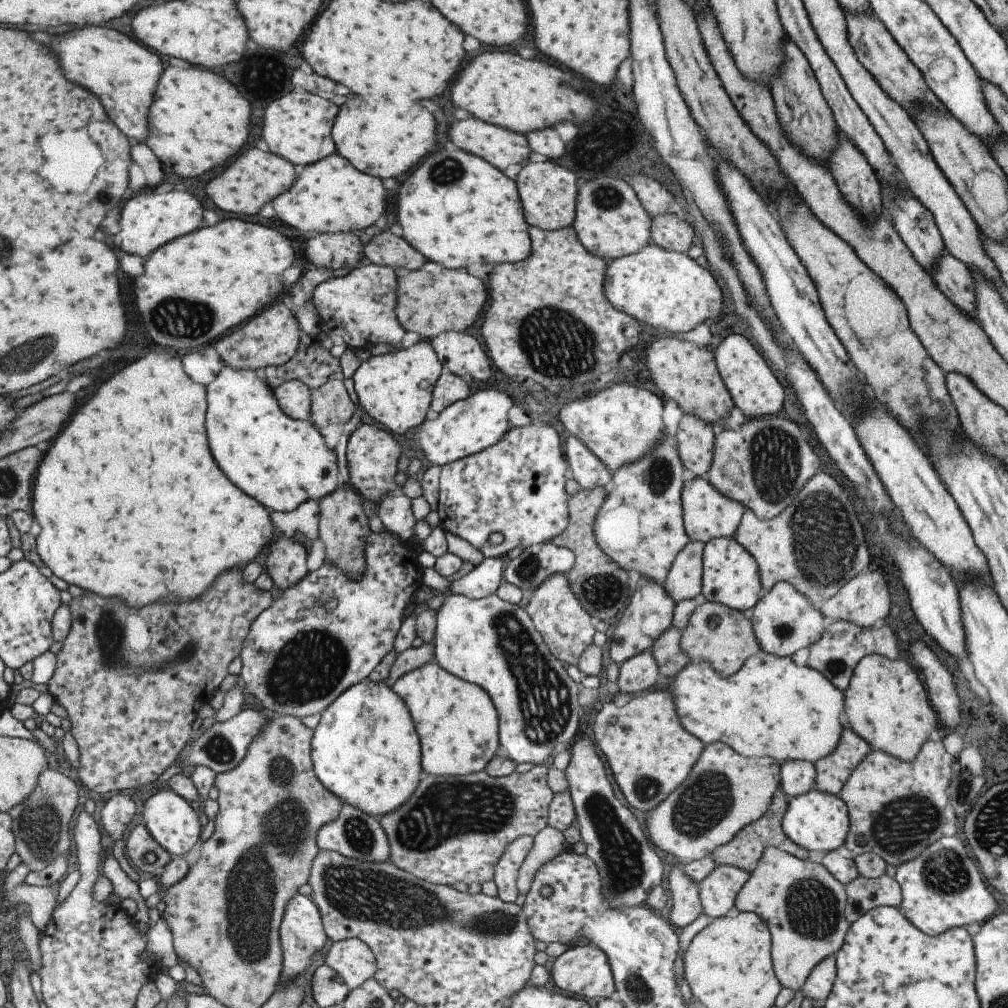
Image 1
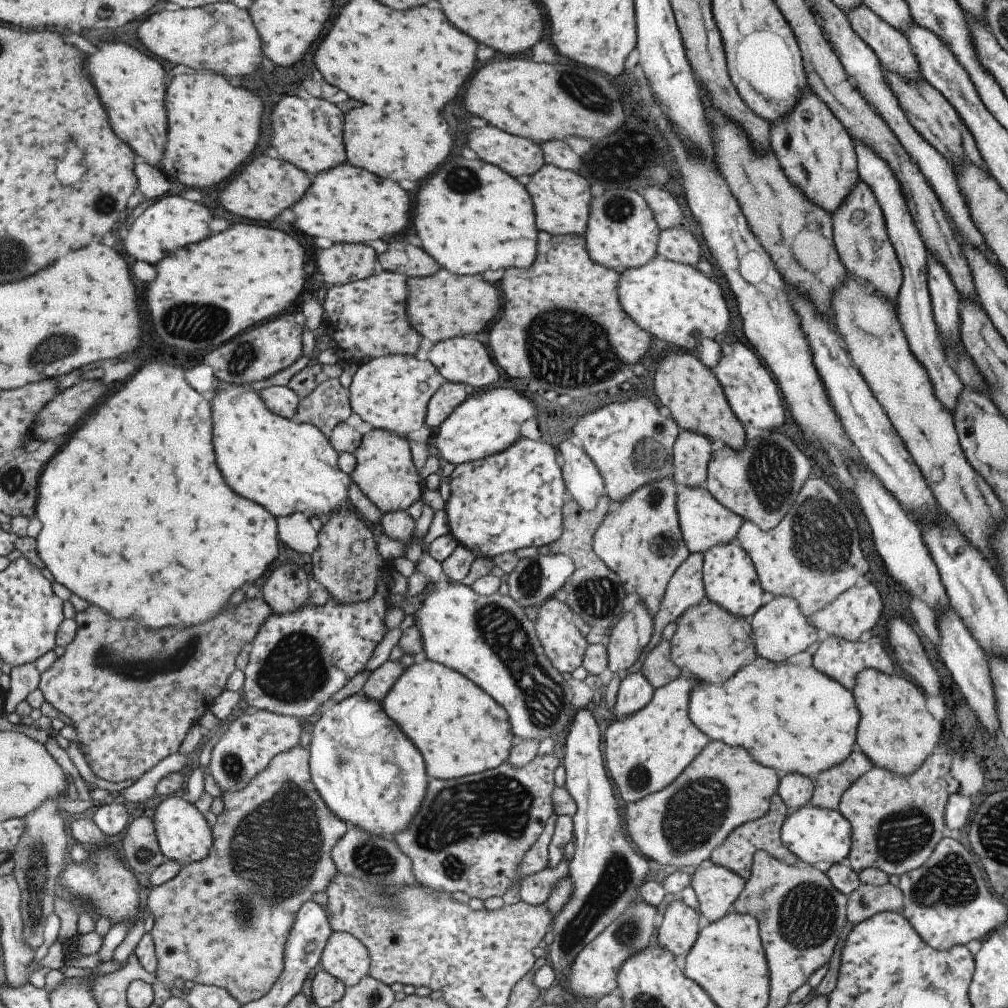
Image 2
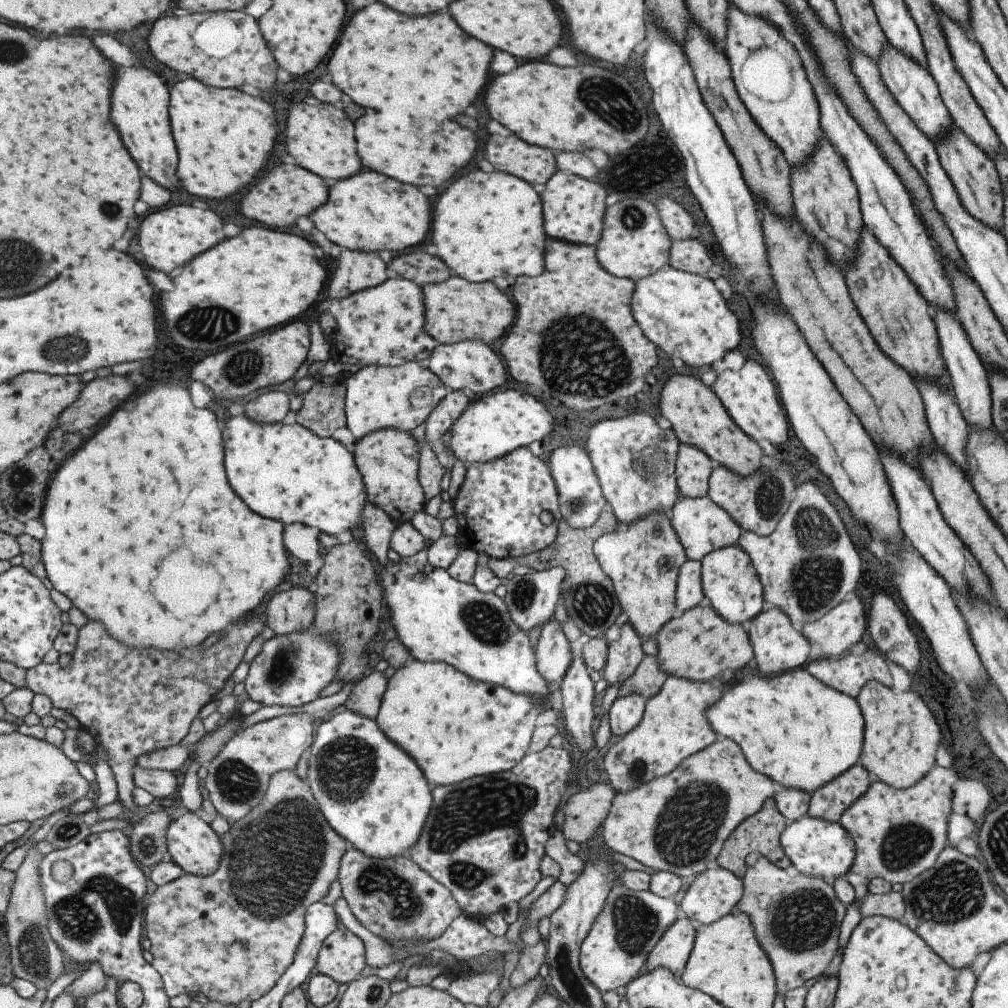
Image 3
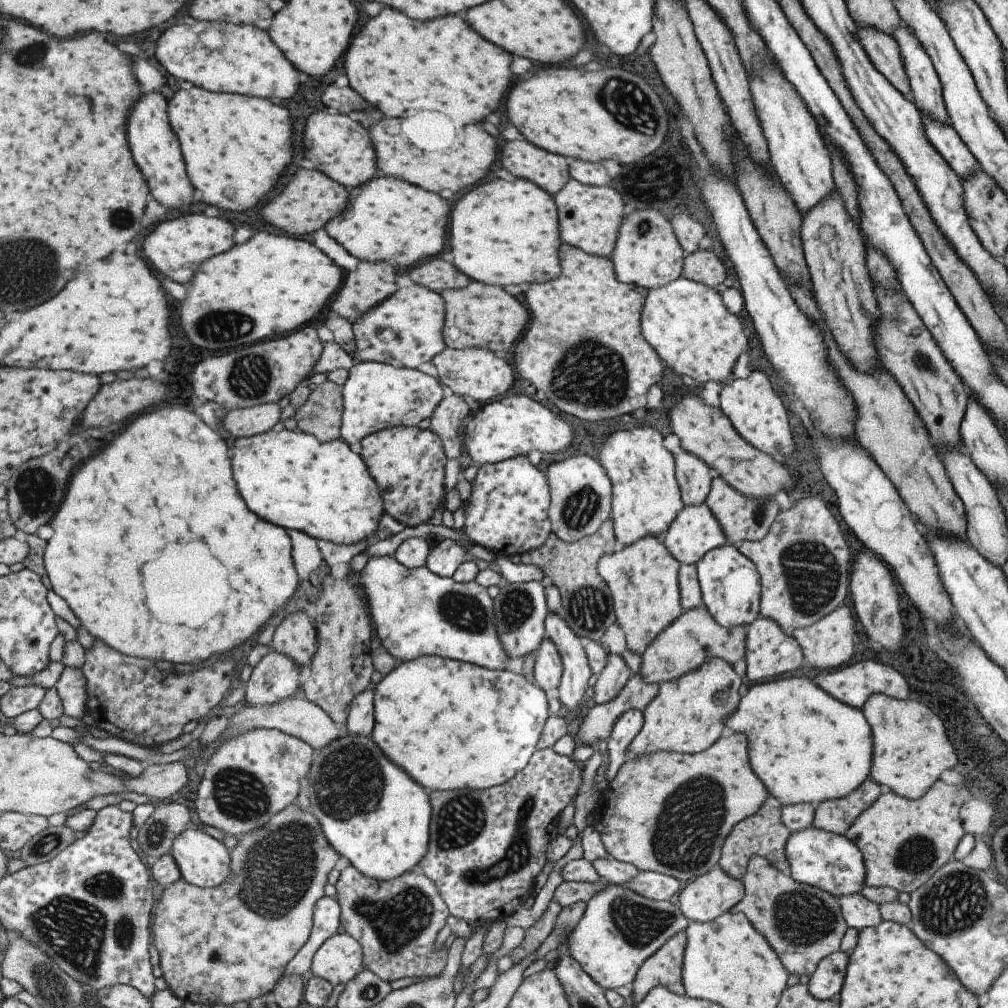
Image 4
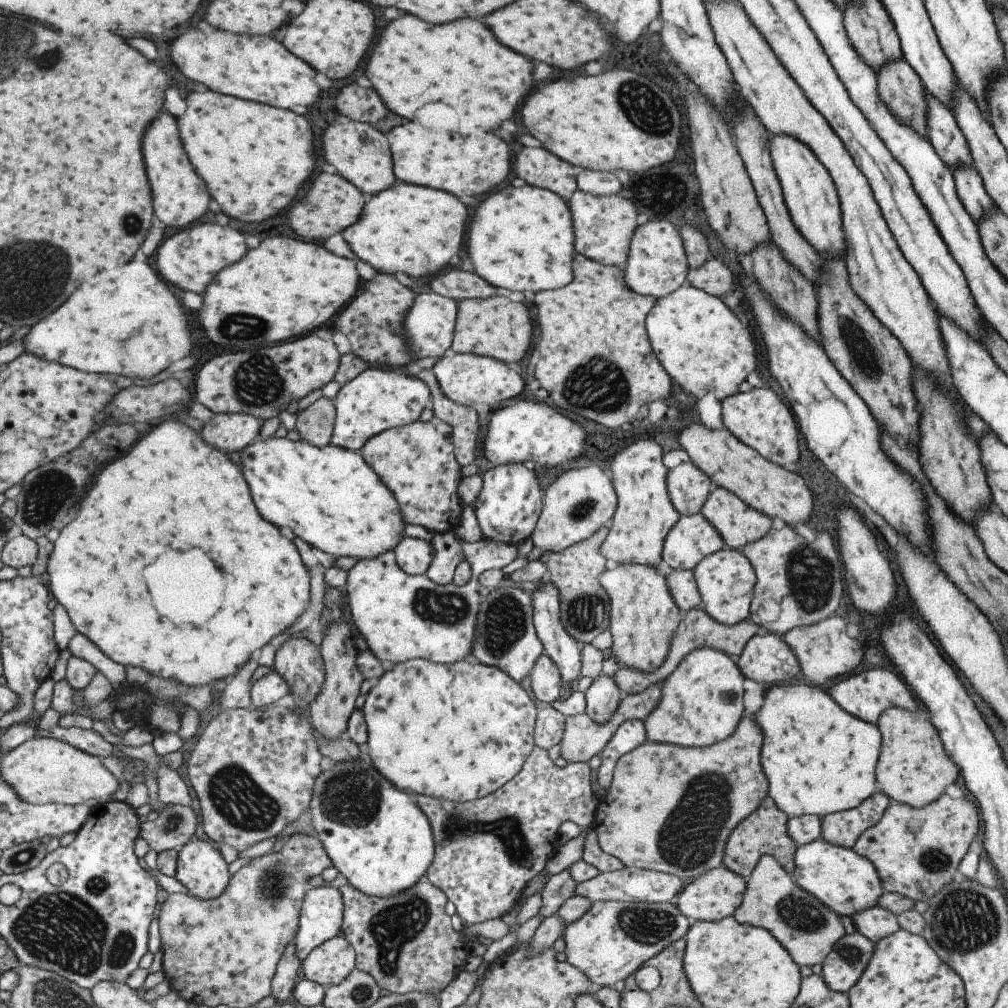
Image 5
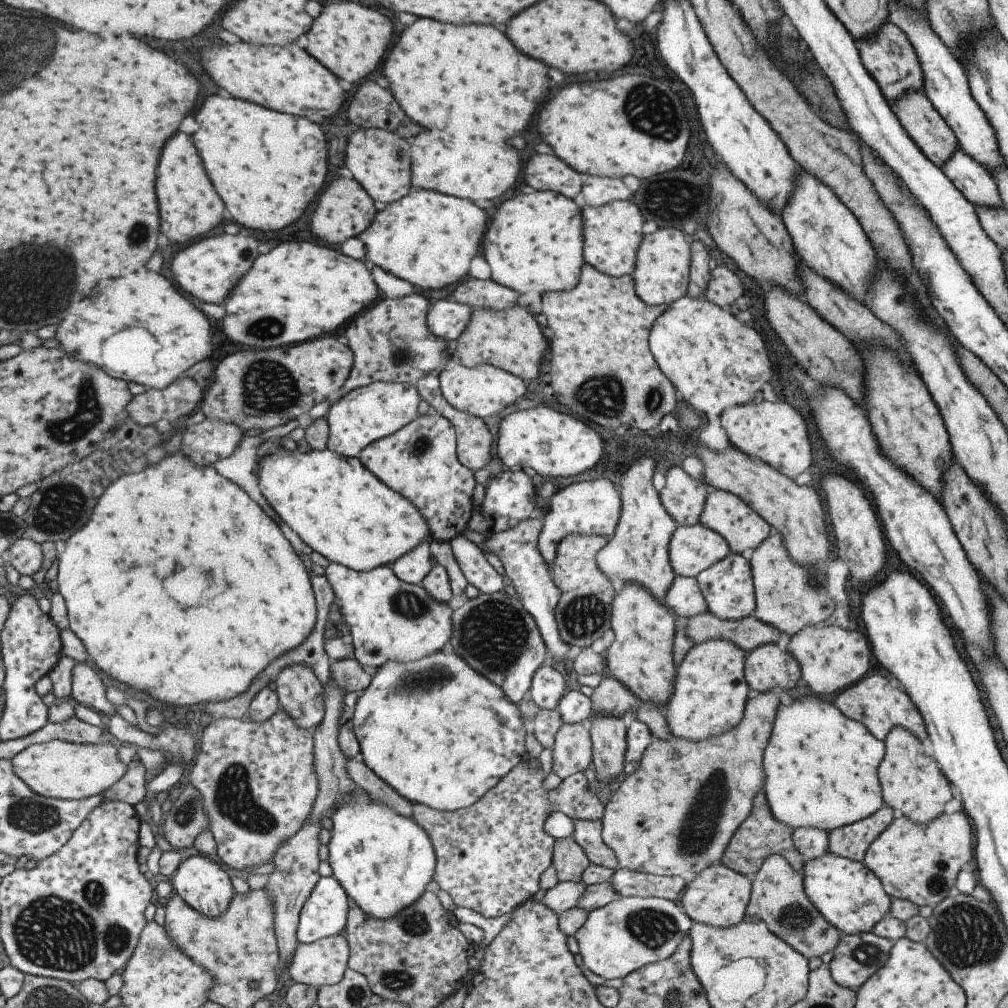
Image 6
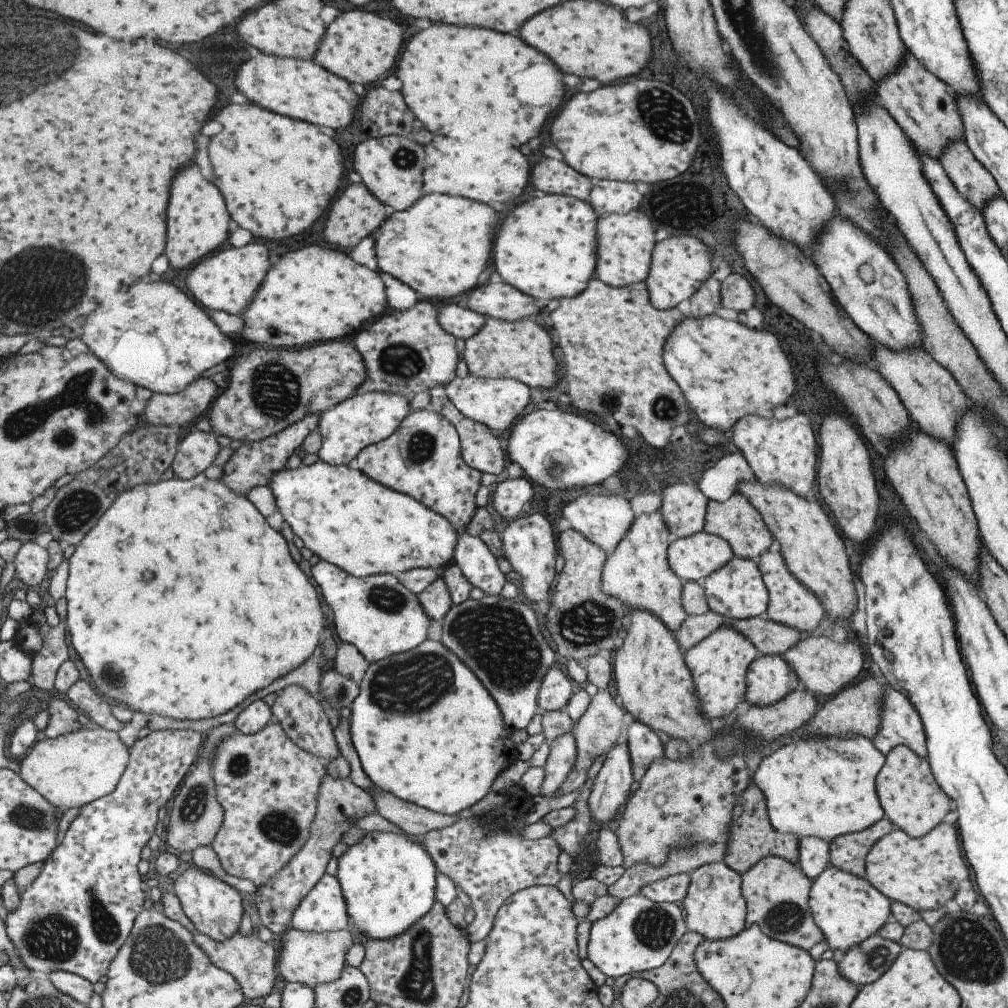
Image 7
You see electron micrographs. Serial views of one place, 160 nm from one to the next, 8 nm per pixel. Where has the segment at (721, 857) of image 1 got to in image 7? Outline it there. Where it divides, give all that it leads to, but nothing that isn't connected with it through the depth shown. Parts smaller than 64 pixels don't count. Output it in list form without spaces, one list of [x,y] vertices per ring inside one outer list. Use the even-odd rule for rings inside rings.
[[[749,784],[737,798],[737,804],[733,806],[733,816],[731,816],[730,826],[724,840],[725,853],[722,863],[739,875],[747,872],[765,856],[777,856],[794,865],[798,862],[797,840],[798,838],[793,834],[773,830],[761,790]]]

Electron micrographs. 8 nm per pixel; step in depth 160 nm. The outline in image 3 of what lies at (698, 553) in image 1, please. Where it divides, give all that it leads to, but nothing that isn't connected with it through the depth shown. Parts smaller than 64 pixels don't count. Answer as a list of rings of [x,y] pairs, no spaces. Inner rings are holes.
[[[686,560],[681,564],[676,576],[676,615],[697,606],[703,598],[700,583],[700,561]]]

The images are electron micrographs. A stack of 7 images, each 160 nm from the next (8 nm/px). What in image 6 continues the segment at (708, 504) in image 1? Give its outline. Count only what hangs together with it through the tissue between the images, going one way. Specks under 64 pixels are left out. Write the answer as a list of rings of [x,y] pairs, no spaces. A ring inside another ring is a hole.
[[[697,523],[691,527],[678,526],[668,543],[668,559],[675,575],[694,577],[729,554],[728,544],[722,536]]]

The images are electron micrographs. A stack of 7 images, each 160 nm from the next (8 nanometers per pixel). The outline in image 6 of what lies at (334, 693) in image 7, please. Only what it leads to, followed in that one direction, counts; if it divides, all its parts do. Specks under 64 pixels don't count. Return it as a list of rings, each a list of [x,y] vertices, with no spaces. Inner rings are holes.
[[[354,658],[331,660],[329,674],[330,680],[345,694],[349,692],[360,694],[371,678]]]

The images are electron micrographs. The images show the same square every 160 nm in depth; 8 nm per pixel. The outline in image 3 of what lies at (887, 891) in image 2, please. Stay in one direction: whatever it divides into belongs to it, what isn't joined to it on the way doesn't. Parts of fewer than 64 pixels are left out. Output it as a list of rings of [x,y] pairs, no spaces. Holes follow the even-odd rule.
[[[889,891],[882,895],[867,893],[858,906],[861,916],[879,915],[896,921],[903,921],[904,902],[899,893]]]

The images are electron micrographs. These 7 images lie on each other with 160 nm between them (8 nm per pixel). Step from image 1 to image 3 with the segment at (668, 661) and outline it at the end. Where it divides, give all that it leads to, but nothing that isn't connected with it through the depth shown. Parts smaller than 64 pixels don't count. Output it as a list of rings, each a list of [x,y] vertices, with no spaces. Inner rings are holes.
[[[645,655],[629,678],[626,678],[618,689],[617,697],[636,694],[641,695],[645,700],[651,698],[661,688],[667,676],[658,669],[654,656]]]

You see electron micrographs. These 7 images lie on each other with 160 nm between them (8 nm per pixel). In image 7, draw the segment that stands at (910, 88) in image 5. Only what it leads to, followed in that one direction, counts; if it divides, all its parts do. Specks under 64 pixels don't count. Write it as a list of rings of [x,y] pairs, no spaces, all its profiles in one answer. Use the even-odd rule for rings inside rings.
[[[961,140],[949,142],[936,159],[955,190],[975,208],[983,210],[985,202],[993,200],[999,188],[991,174],[977,163]]]

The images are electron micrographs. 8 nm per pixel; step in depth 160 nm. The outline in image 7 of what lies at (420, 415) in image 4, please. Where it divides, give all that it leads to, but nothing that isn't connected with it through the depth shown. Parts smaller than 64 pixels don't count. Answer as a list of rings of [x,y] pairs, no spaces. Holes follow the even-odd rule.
[[[387,392],[354,394],[337,405],[326,409],[313,422],[321,436],[318,460],[325,464],[347,465],[368,445],[385,440],[409,414],[409,397]]]

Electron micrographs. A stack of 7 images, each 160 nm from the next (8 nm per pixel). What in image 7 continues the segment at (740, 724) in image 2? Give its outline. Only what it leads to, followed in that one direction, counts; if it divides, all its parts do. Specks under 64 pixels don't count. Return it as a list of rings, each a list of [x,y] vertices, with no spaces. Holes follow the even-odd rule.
[[[799,735],[799,738],[781,745],[778,750],[763,758],[751,778],[751,783],[763,794],[769,823],[773,830],[790,833],[797,838],[815,836],[829,844],[833,838],[860,832],[884,818],[875,791],[875,778],[884,762],[885,755],[863,736],[855,736],[853,740],[843,742],[841,738],[803,740]]]

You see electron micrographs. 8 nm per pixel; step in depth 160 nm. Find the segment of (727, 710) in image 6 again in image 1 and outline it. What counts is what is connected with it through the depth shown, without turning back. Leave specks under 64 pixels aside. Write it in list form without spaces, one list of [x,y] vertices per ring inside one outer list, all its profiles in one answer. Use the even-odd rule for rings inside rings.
[[[655,689],[645,696],[631,698],[621,707],[614,706],[608,698],[597,697],[597,701],[603,706],[592,725],[593,744],[607,760],[627,804],[647,812],[685,780],[703,744],[681,726],[674,698],[666,690]]]

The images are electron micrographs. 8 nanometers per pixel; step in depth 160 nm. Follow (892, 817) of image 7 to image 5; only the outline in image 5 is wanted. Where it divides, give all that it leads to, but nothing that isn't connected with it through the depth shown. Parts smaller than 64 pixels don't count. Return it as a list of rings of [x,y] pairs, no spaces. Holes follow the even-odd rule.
[[[897,707],[885,709],[877,728],[880,732],[880,751],[875,767],[877,790],[889,800],[920,809],[937,800],[949,782],[957,780],[957,768],[945,756],[937,732],[927,720],[919,720]]]

